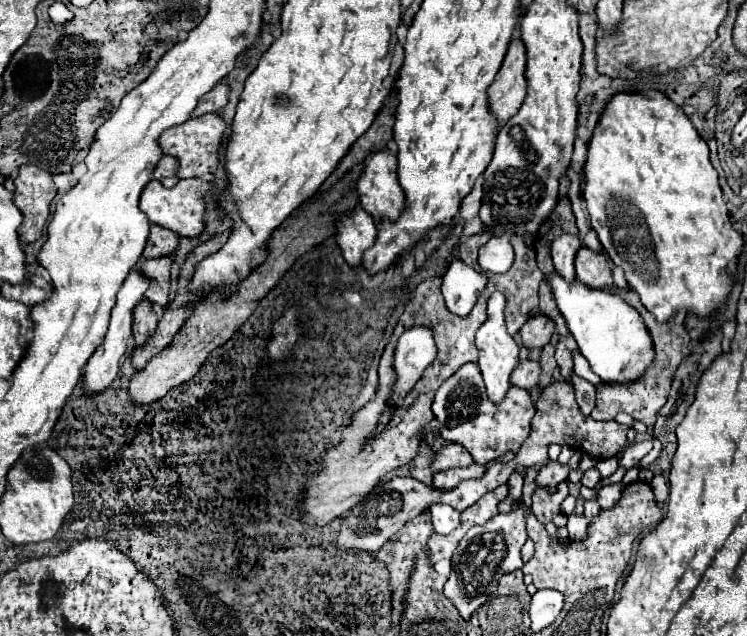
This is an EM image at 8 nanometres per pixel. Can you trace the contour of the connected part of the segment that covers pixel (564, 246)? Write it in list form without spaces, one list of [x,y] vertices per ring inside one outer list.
[[[561,234],[551,244],[551,258],[553,258],[555,270],[561,276],[565,276],[565,280],[569,280],[569,282],[575,280],[573,262],[575,262],[575,252],[579,250],[579,246],[581,246],[581,242],[573,234]]]

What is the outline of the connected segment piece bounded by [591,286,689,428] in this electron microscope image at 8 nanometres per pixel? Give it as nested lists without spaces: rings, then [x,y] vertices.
[[[607,286],[605,288],[607,292],[615,292],[619,294],[627,304],[631,304],[643,318],[649,334],[651,334],[651,340],[653,340],[653,350],[655,350],[655,358],[651,362],[651,366],[645,370],[645,374],[639,378],[639,380],[633,380],[633,382],[621,382],[621,384],[609,384],[609,382],[601,382],[597,386],[597,406],[593,408],[591,412],[591,418],[595,420],[601,420],[601,422],[607,422],[611,418],[615,418],[619,412],[625,412],[629,416],[633,416],[635,420],[647,424],[647,428],[651,428],[655,424],[655,416],[659,412],[659,408],[665,404],[667,400],[667,394],[669,394],[669,388],[671,388],[671,380],[673,380],[673,374],[675,370],[679,368],[681,360],[689,354],[689,334],[685,330],[683,324],[675,324],[675,320],[667,320],[667,322],[657,322],[655,316],[651,316],[651,312],[639,302],[639,296],[633,292],[633,290],[625,290],[621,292],[619,288],[615,286]]]

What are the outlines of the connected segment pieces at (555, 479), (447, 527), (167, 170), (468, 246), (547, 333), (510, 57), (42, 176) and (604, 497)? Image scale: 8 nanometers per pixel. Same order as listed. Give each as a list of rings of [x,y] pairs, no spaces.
[[[549,462],[545,468],[539,470],[539,476],[537,476],[537,484],[539,486],[557,486],[559,482],[567,480],[569,476],[569,466],[561,466],[559,462]]]
[[[431,504],[429,512],[431,512],[433,530],[437,534],[449,534],[449,532],[453,532],[459,526],[461,514],[455,512],[453,508],[447,508],[445,504]]]
[[[163,156],[153,170],[153,178],[159,180],[165,188],[173,188],[173,184],[179,182],[179,178],[175,176],[175,168],[177,168],[177,160],[171,156]]]
[[[479,232],[479,234],[471,236],[471,238],[467,238],[467,240],[459,246],[459,256],[461,256],[461,260],[463,260],[467,266],[473,266],[475,270],[479,270],[477,252],[479,252],[479,248],[481,248],[491,236],[493,236],[493,234],[489,234],[489,232]]]
[[[535,314],[523,324],[519,336],[527,348],[543,348],[551,340],[553,332],[555,332],[555,322],[545,314]]]
[[[513,40],[495,82],[487,88],[489,112],[499,120],[499,126],[507,124],[507,120],[517,114],[525,92],[525,46],[521,40]]]
[[[25,164],[15,178],[15,204],[23,214],[19,236],[23,242],[35,242],[49,218],[49,204],[55,198],[57,188],[47,170]]]
[[[623,482],[602,487],[597,494],[597,501],[602,509],[612,508],[621,498]]]

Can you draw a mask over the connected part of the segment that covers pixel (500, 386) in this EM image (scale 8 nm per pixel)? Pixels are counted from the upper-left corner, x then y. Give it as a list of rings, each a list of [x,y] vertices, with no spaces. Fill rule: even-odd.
[[[493,292],[487,300],[487,320],[481,324],[481,328],[475,334],[475,342],[477,342],[477,350],[479,350],[479,362],[477,364],[483,372],[487,396],[491,398],[491,402],[503,400],[507,388],[511,386],[509,376],[511,376],[513,368],[519,364],[519,346],[517,346],[515,338],[509,336],[509,332],[505,330],[503,310],[505,310],[505,296],[501,292]]]

